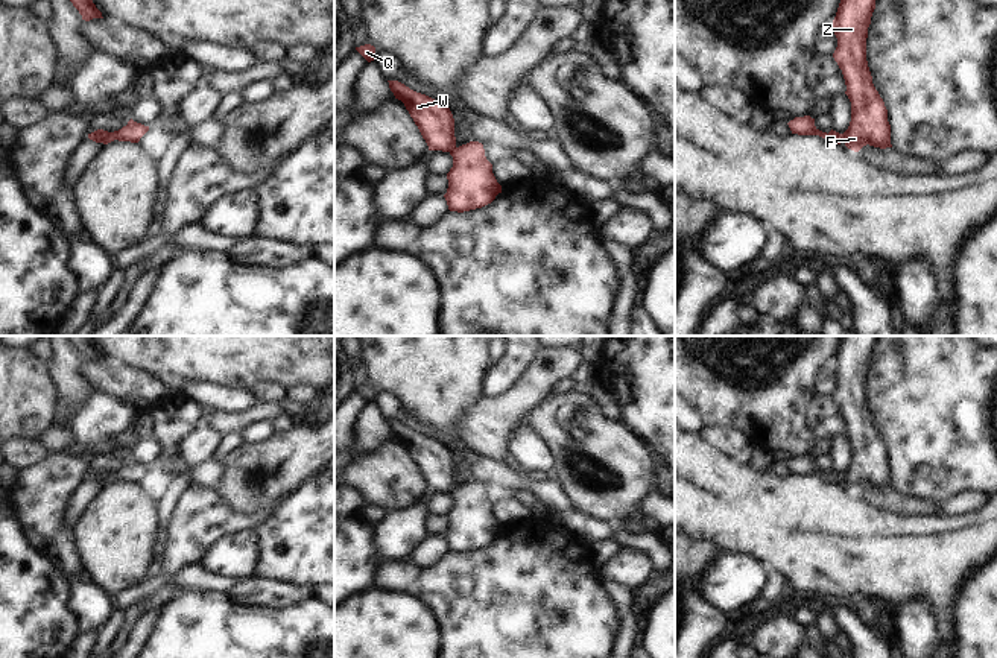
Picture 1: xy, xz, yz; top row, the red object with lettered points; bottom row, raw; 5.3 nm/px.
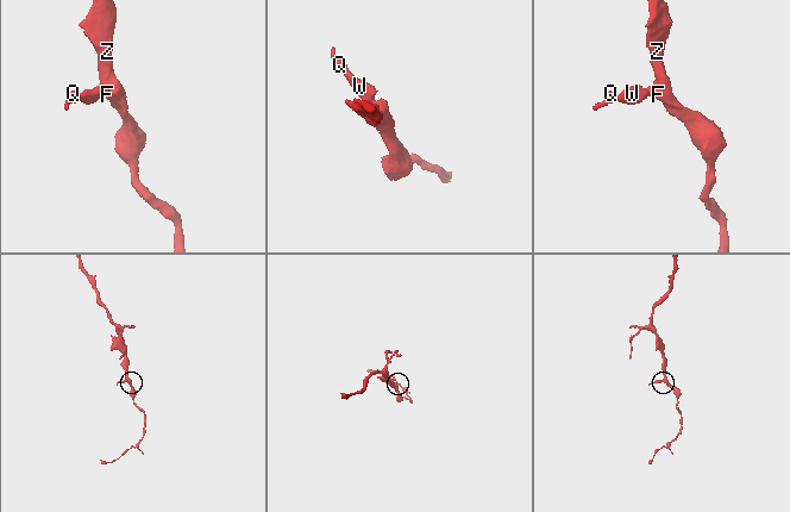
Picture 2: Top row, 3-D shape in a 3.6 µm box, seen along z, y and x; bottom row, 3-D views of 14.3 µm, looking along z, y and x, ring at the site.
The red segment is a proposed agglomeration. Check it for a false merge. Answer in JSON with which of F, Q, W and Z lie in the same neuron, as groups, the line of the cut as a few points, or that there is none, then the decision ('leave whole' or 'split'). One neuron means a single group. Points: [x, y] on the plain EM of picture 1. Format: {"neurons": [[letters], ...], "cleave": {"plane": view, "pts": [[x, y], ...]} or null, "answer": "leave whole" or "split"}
{"neurons": [["F", "Q", "W", "Z"]], "cleave": null, "answer": "leave whole"}

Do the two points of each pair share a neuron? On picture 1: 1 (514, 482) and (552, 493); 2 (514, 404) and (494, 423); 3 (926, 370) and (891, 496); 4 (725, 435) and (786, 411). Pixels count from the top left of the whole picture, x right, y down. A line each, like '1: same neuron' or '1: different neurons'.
1: same neuron
2: same neuron
3: different neurons
4: different neurons

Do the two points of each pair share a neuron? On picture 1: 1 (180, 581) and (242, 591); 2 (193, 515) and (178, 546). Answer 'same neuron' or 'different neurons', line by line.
1: different neurons
2: same neuron

